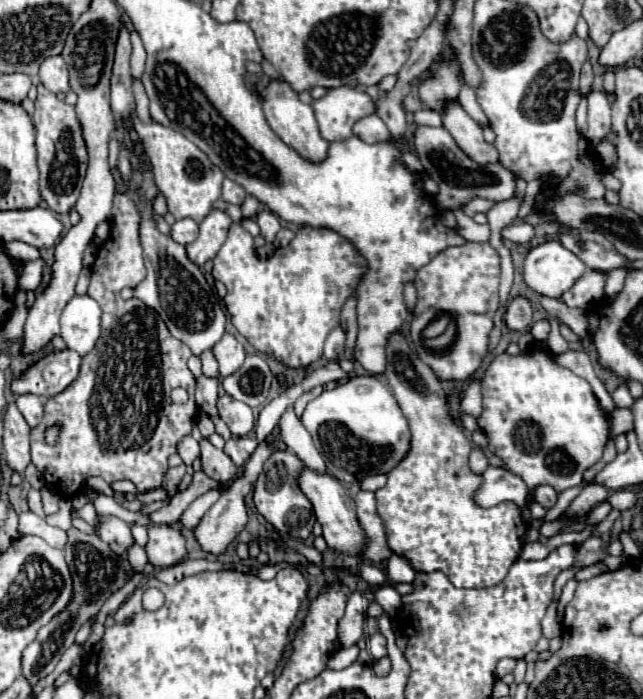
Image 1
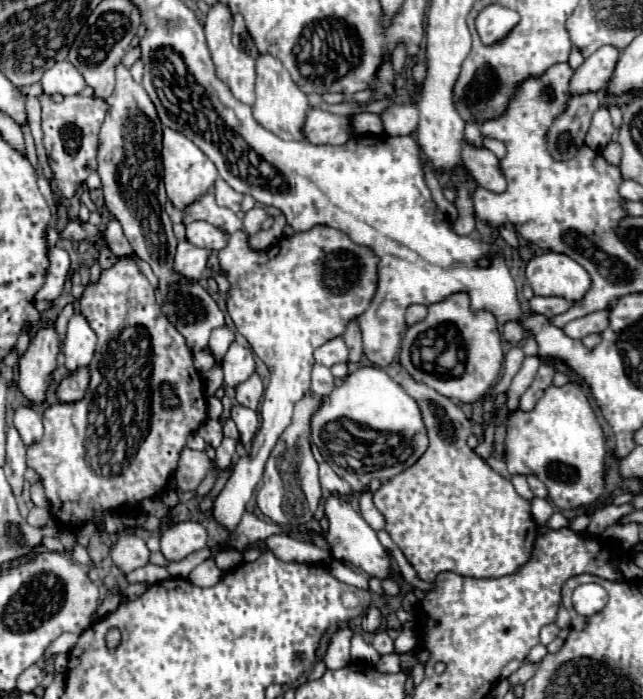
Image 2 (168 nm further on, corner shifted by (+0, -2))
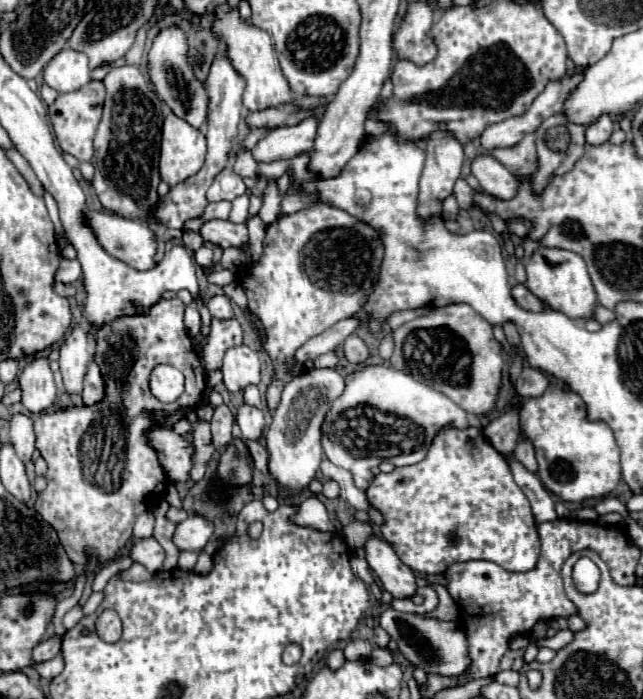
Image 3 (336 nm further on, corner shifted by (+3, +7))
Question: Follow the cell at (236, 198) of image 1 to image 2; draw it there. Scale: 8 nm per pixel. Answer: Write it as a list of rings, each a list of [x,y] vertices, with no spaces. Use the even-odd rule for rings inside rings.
[[[222,178],[216,180],[216,204],[230,208],[232,212],[240,212],[242,206],[242,194],[238,194],[236,190],[232,190]]]

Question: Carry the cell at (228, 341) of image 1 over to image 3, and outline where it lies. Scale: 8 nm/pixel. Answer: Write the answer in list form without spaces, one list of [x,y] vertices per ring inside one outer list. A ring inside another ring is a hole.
[[[247,345],[231,347],[223,357],[223,383],[229,391],[241,391],[247,385],[257,385],[259,375],[259,357]]]

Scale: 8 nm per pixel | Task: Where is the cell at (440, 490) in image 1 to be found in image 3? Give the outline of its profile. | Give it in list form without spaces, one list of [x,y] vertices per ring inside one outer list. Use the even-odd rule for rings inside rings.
[[[453,425],[439,429],[423,461],[411,467],[397,467],[389,475],[379,473],[371,481],[369,503],[383,515],[383,539],[393,545],[399,559],[415,573],[443,573],[447,565],[455,561],[473,559],[493,561],[507,571],[529,571],[537,563],[539,535],[529,499],[513,481],[511,467],[505,457],[495,451],[493,445],[479,435],[479,431],[459,429]]]

